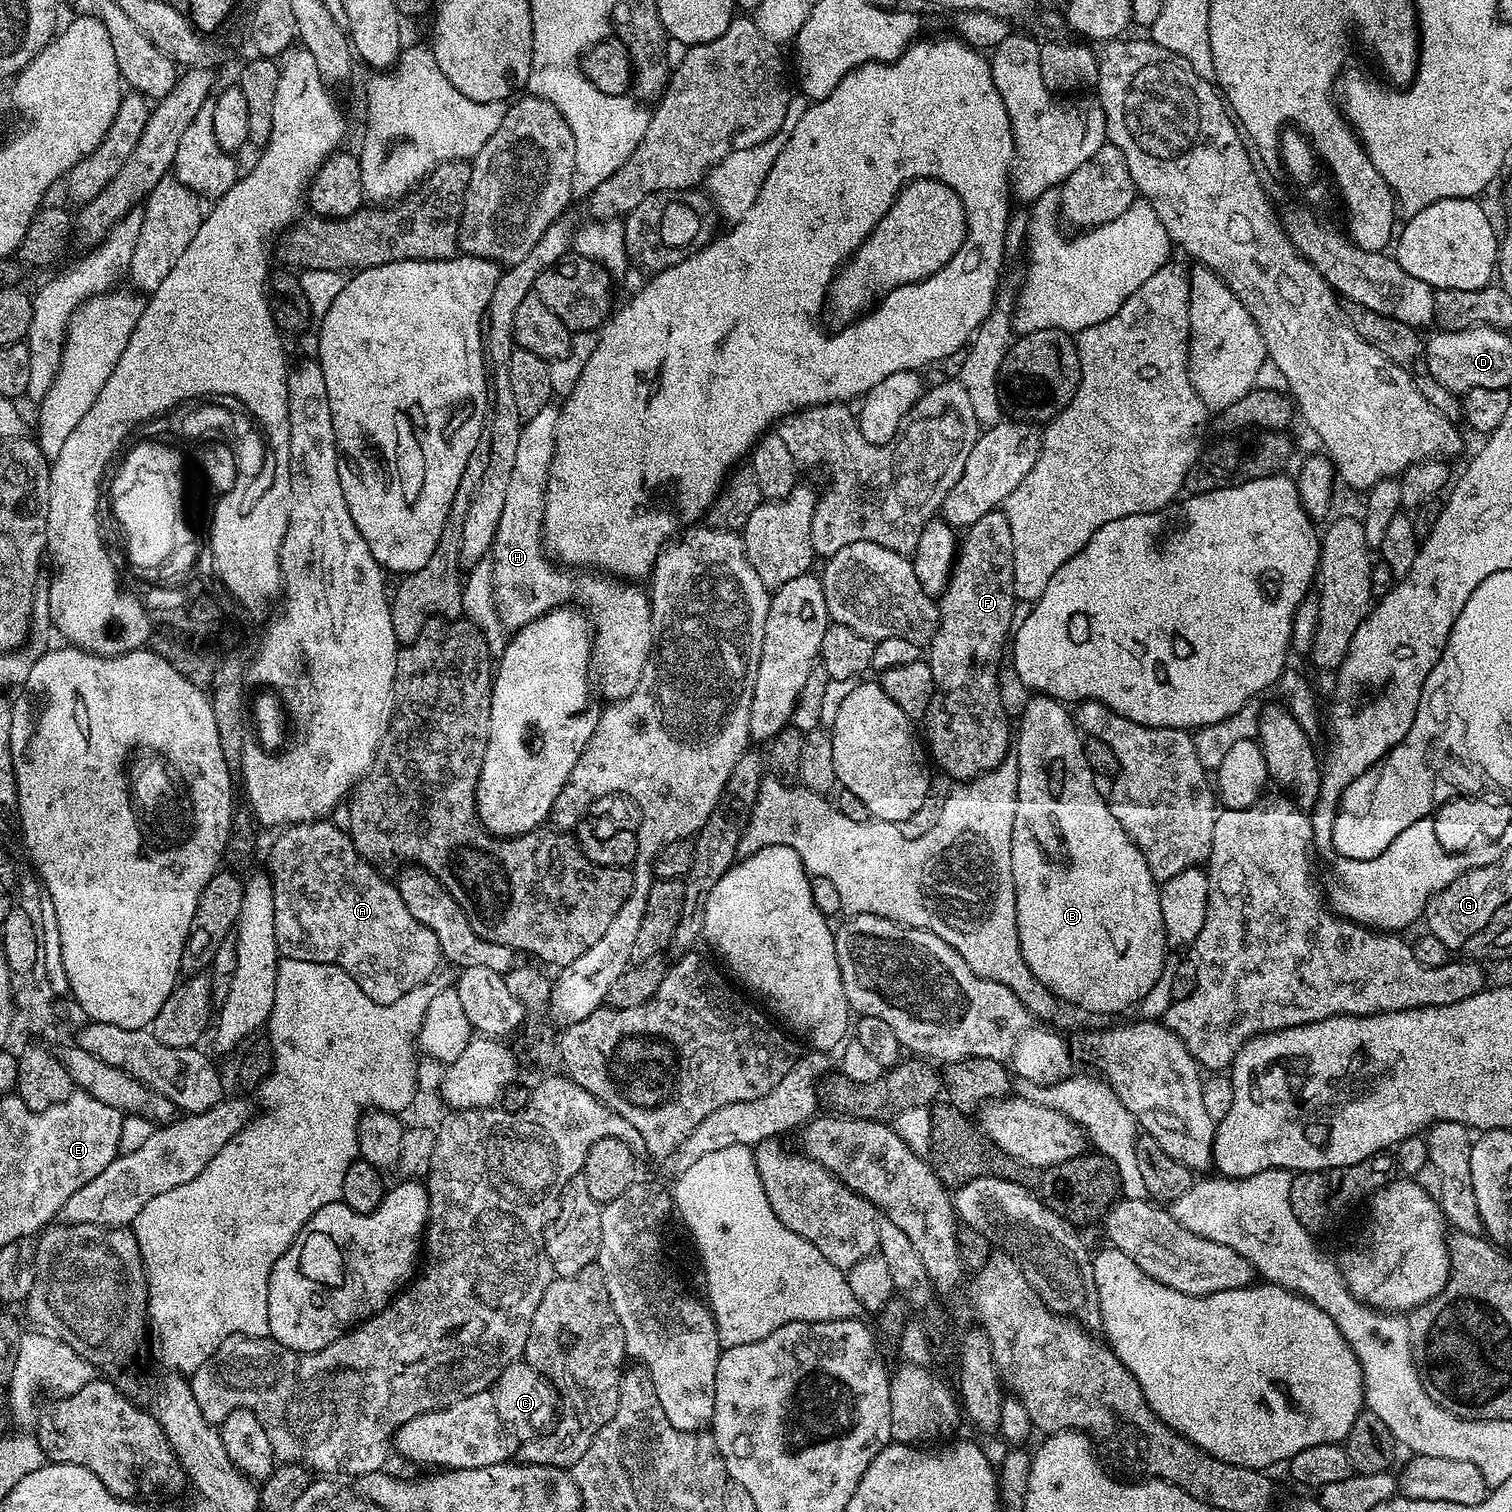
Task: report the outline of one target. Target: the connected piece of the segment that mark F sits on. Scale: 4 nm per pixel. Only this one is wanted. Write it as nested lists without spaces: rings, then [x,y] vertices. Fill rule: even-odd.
[[[1004,511],[987,512],[978,518],[978,522],[968,525],[959,541],[948,584],[938,603],[940,625],[926,648],[926,659],[932,668],[936,689],[922,721],[922,732],[935,767],[937,764],[946,775],[953,776],[953,781],[967,782],[983,772],[994,770],[1010,754],[1008,720],[1000,701],[1000,659],[1006,656],[1006,645],[1014,628],[1012,611],[1018,607],[1018,601],[1014,594],[1014,538]]]

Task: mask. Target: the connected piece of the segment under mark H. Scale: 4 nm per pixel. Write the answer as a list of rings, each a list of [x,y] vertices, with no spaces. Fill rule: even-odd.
[[[549,402],[543,408],[539,408],[533,416],[527,417],[523,421],[520,433],[518,434],[518,450],[516,452],[514,467],[510,473],[510,483],[508,483],[506,502],[502,506],[502,518],[498,518],[498,530],[494,534],[494,542],[490,549],[490,559],[492,561],[492,581],[494,582],[494,602],[498,606],[498,618],[502,618],[505,628],[509,630],[519,630],[525,628],[530,622],[534,622],[539,616],[546,615],[551,608],[558,608],[571,602],[575,607],[583,610],[590,617],[590,628],[592,634],[592,672],[595,683],[598,685],[598,692],[601,697],[605,696],[605,701],[615,702],[625,700],[632,693],[634,686],[638,686],[638,678],[642,678],[642,670],[646,666],[649,656],[652,655],[652,601],[649,593],[640,589],[641,585],[636,582],[621,582],[608,574],[597,574],[592,570],[572,570],[553,562],[548,553],[544,550],[544,495],[548,485],[548,475],[550,474],[550,462],[554,458],[554,446],[556,445],[556,427],[560,417],[559,407],[555,403]]]

